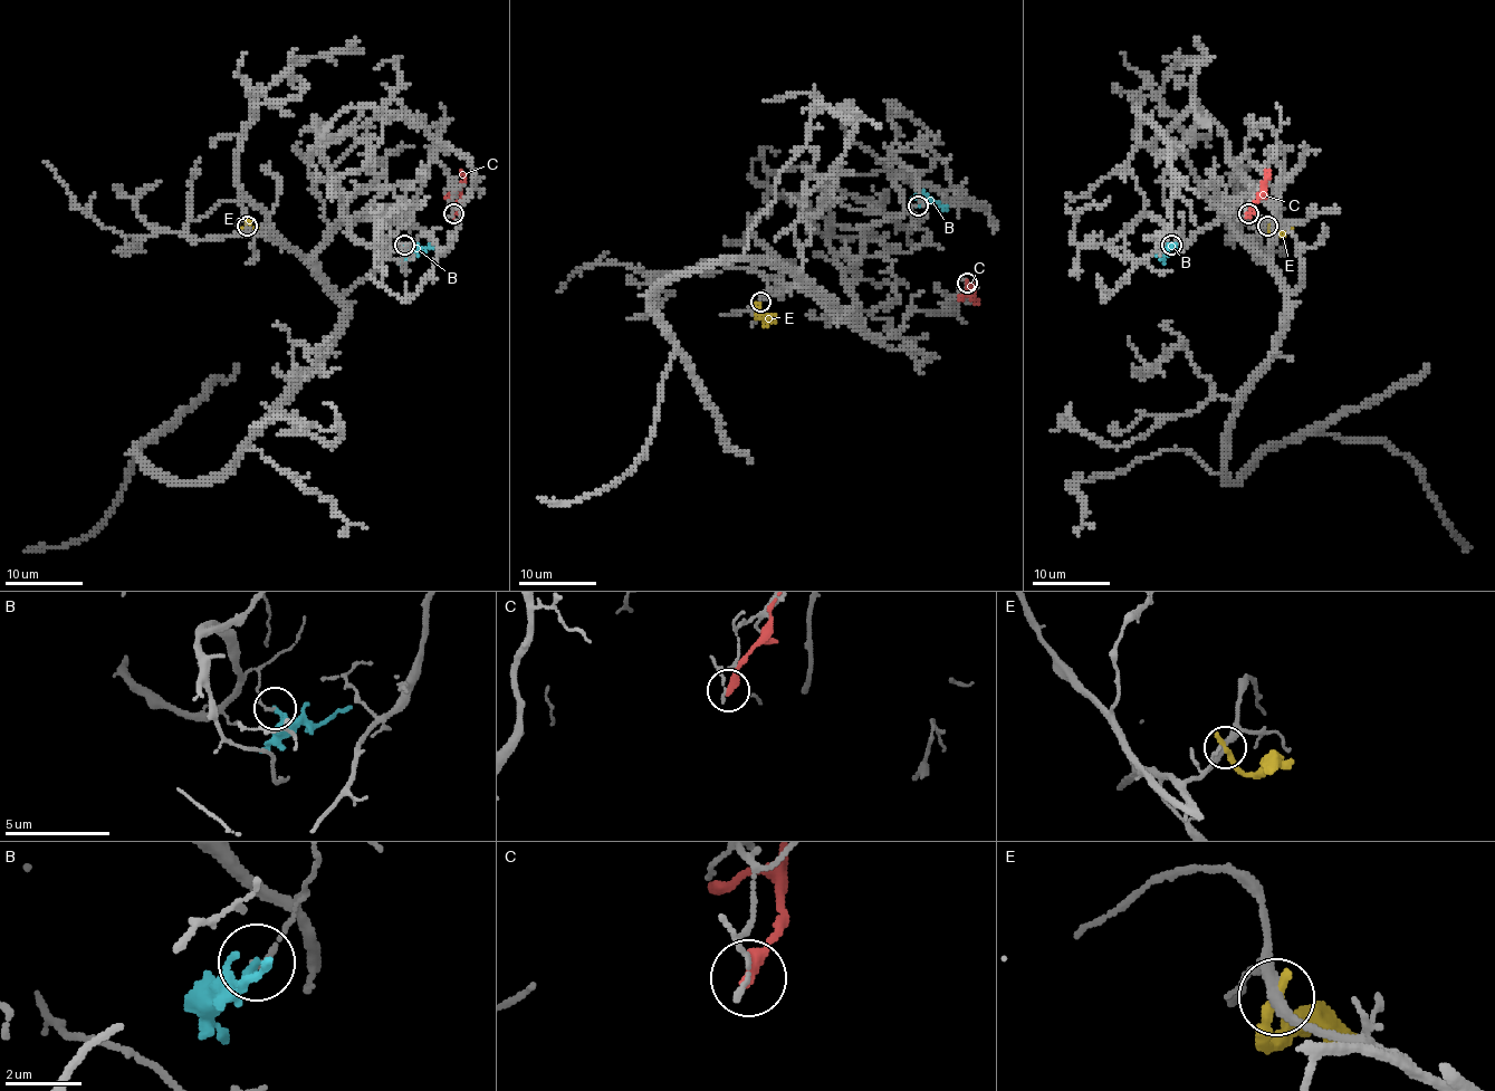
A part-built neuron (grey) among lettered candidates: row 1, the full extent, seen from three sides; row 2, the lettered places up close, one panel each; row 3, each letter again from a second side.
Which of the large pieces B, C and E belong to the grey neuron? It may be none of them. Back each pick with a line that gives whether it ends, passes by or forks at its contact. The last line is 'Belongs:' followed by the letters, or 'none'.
Belongs: none

